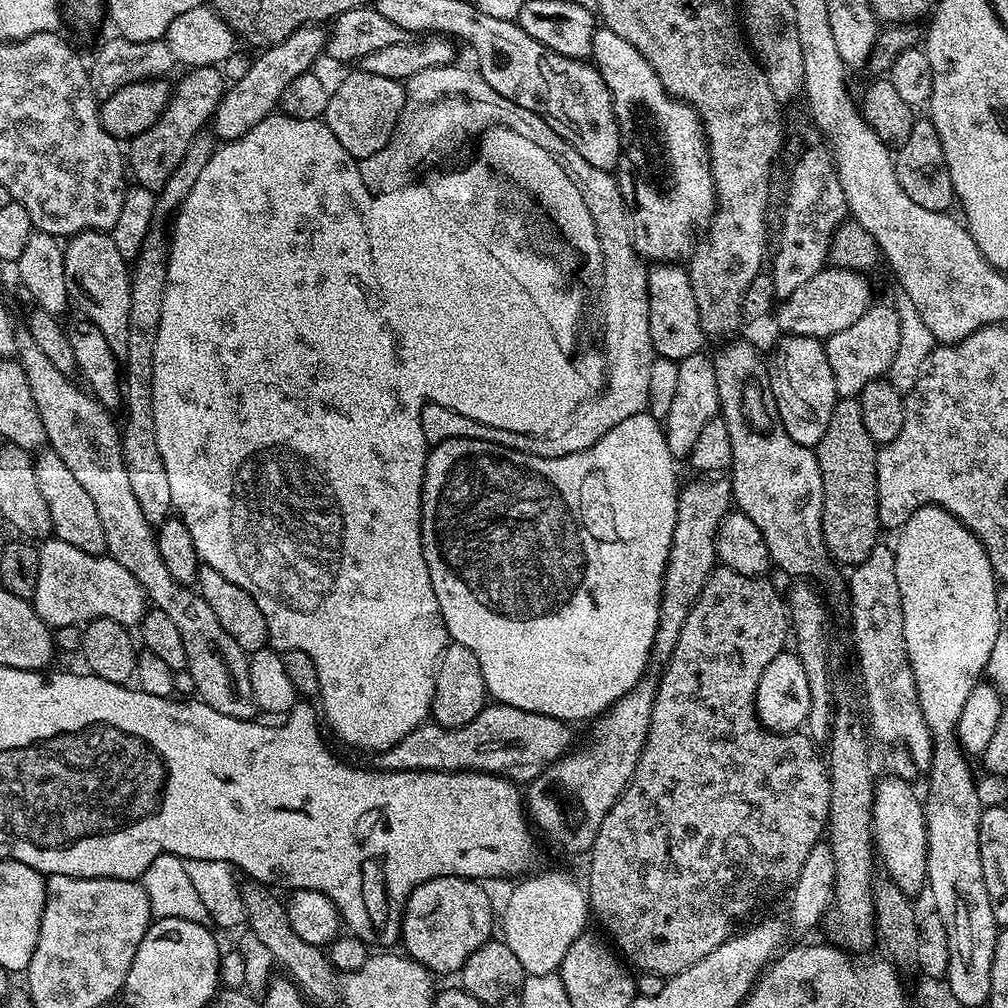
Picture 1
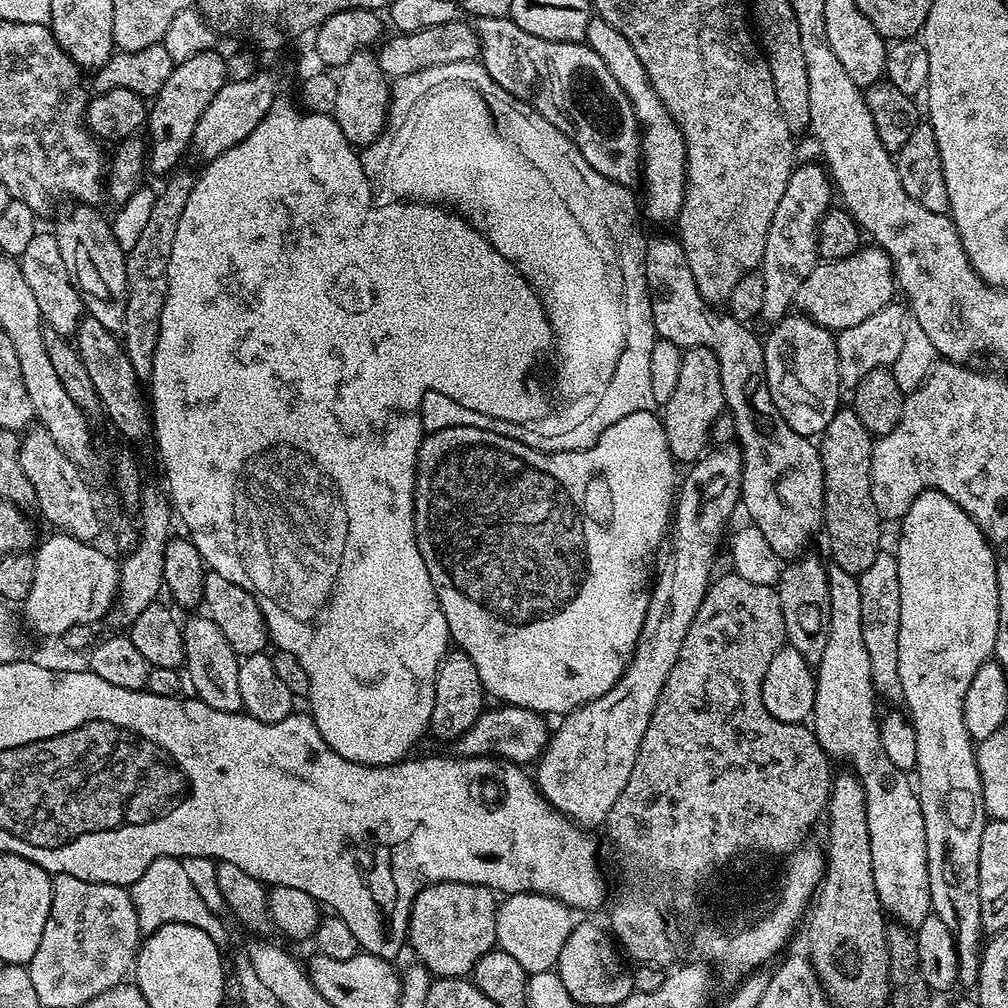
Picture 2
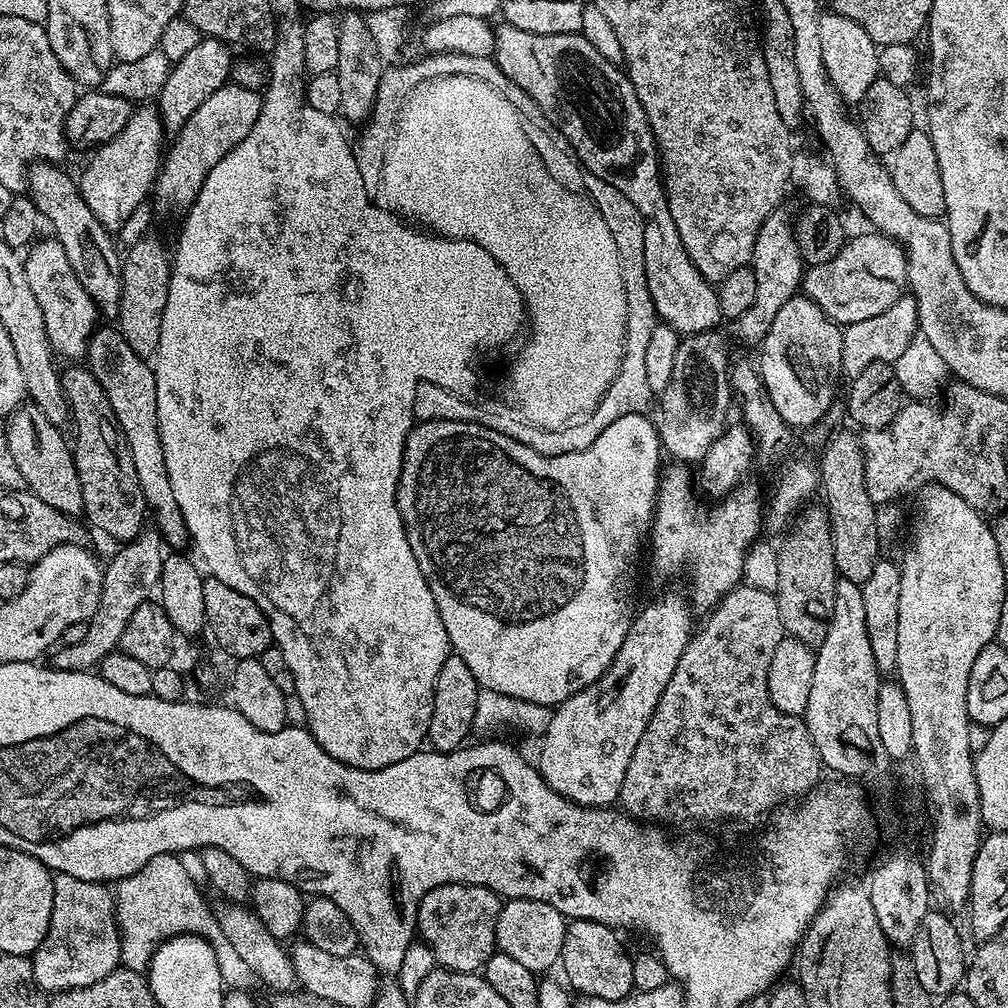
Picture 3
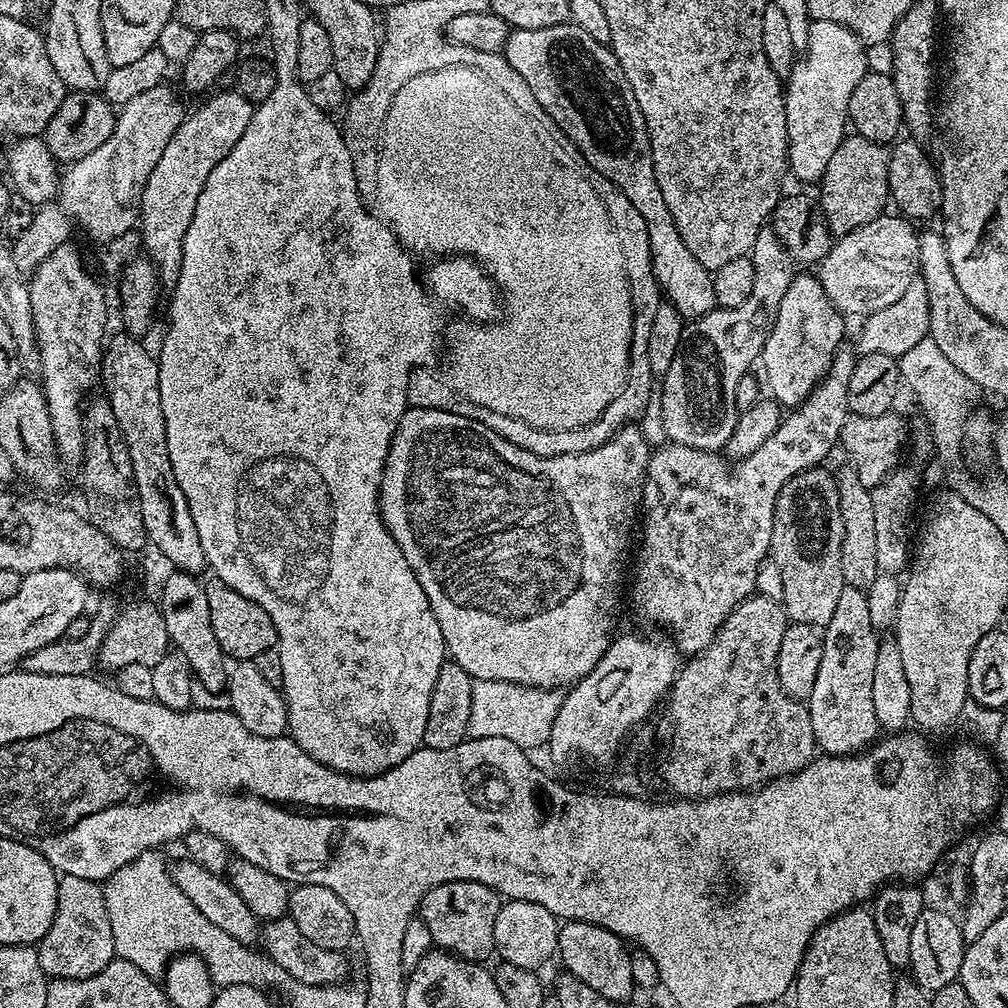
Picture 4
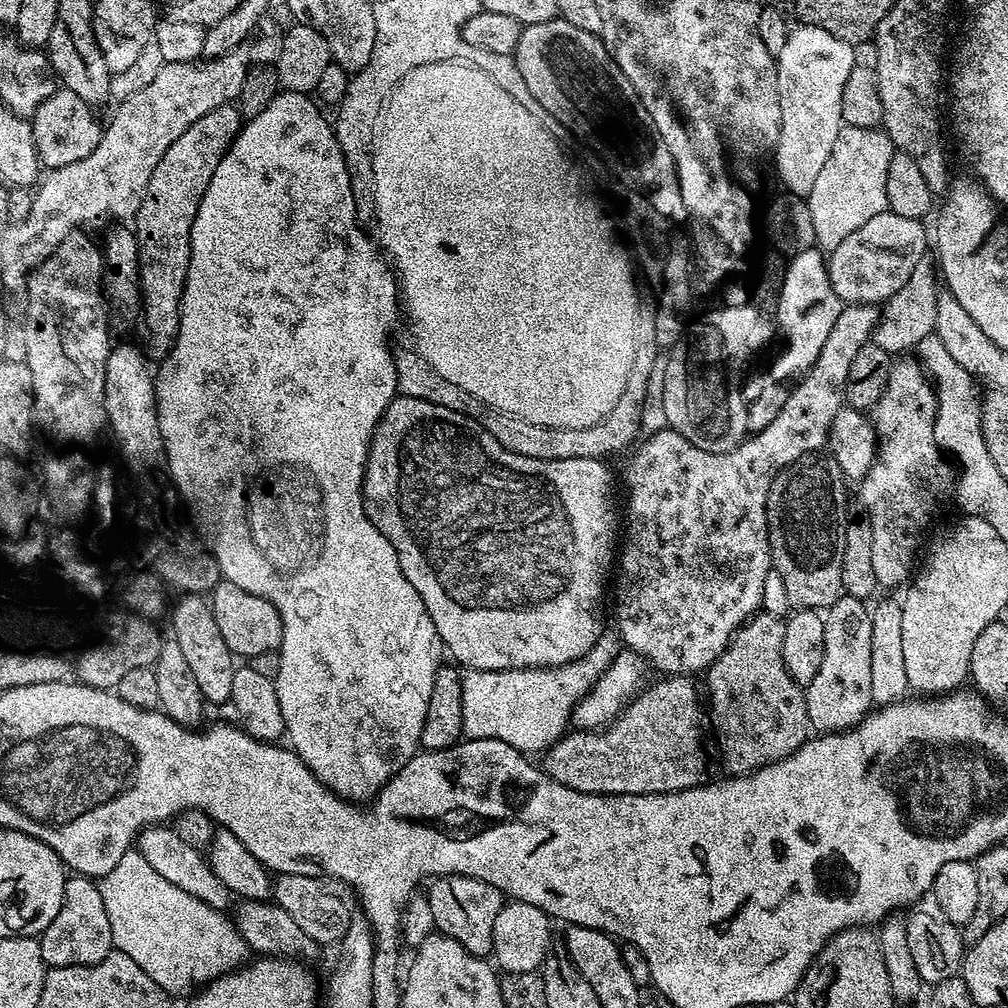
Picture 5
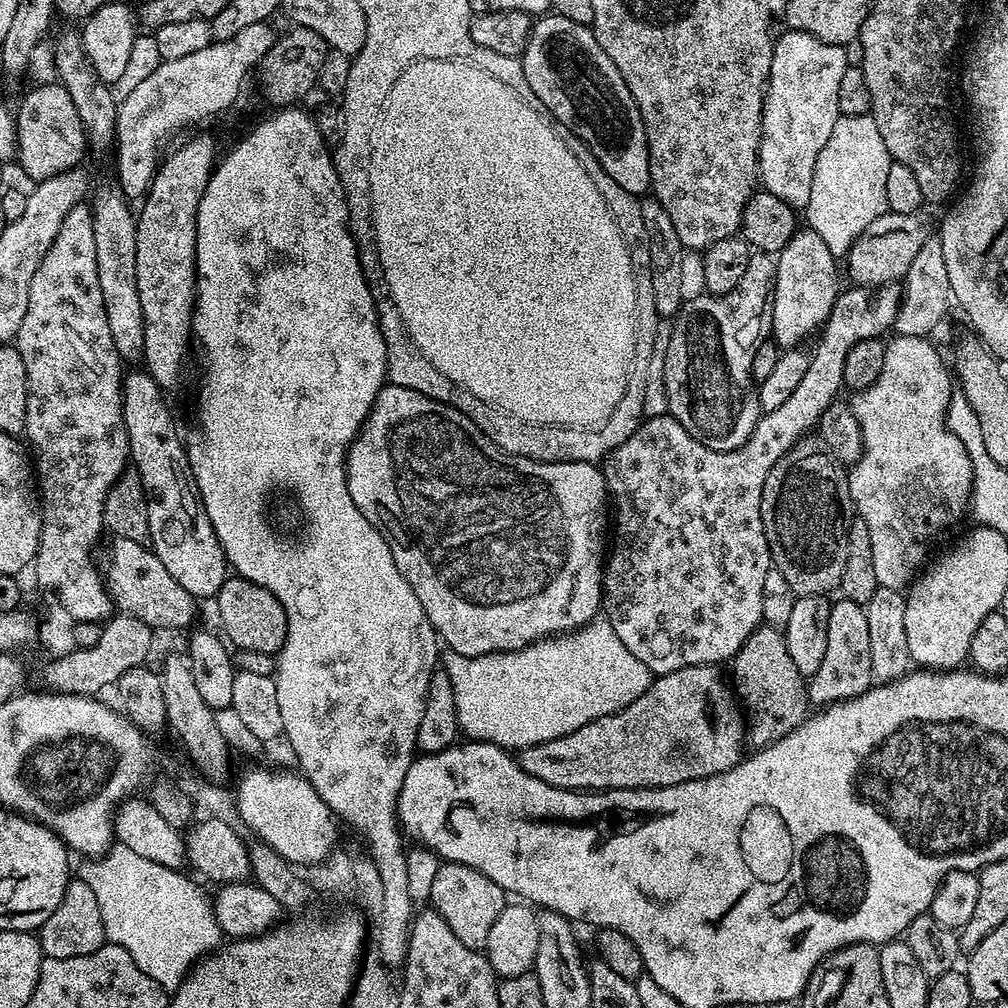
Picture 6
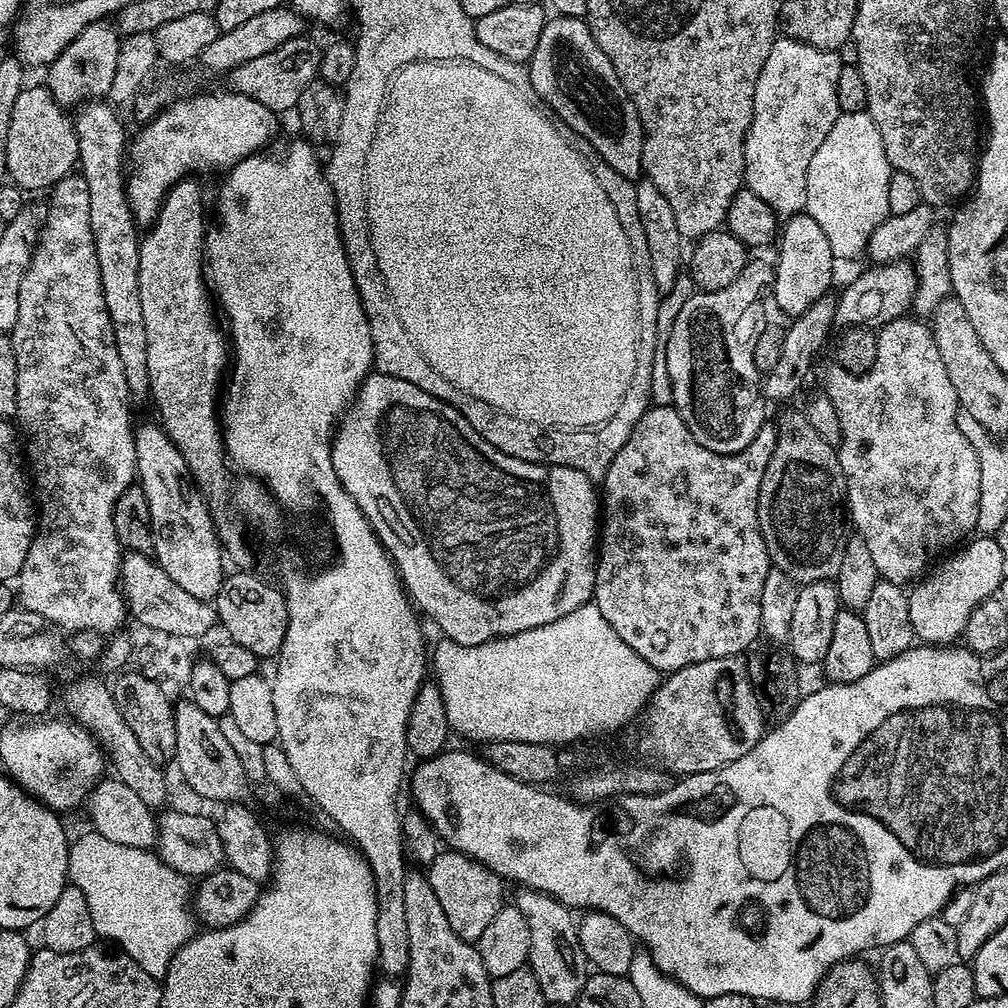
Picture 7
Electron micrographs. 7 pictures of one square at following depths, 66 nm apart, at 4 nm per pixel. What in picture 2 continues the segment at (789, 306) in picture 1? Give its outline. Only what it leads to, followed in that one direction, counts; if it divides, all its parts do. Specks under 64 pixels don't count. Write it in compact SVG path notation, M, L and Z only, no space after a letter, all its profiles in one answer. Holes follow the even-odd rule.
M879 246L871 247L861 247L860 251L841 260L817 263L816 268L810 270L806 282L802 282L802 286L798 286L795 307L803 315L809 316L814 322L821 324L822 327L839 330L850 326L858 326L858 322L866 322L866 318L870 318L870 314L878 314L878 310L882 310L888 304L893 303L892 291L895 293L898 285L892 259Z

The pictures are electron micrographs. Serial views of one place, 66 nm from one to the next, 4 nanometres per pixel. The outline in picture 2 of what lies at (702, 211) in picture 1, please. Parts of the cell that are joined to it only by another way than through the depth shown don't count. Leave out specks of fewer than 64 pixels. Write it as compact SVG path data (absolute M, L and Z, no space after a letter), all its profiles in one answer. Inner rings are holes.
M593 18L590 26L586 26L586 43L589 48L602 58L606 70L614 76L614 82L622 88L626 98L632 104L636 122L640 125L640 154L642 157L642 185L644 184L644 200L642 196L642 212L656 224L675 221L680 214L684 201L684 185L686 183L686 154L684 153L684 136L674 122L674 118L662 106L662 102L648 84L648 76L644 67L638 62L638 54L634 54L634 46L626 42L626 38L610 22Z

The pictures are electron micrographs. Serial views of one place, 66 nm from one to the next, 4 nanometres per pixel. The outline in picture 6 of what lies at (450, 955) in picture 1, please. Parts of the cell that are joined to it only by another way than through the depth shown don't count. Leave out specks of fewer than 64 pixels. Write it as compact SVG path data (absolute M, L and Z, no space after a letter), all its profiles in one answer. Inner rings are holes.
M444 862L434 877L431 907L435 908L438 914L442 914L442 918L446 918L446 926L454 930L462 946L483 950L486 938L490 938L490 926L494 926L498 914L502 914L505 903L506 893L498 886L498 882L490 882L486 874L470 866Z

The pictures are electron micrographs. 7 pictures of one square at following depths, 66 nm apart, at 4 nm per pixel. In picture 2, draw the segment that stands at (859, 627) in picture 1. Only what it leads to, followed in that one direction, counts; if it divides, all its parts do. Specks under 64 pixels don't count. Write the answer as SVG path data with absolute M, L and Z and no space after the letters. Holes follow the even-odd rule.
M882 550L874 562L859 577L862 594L862 642L866 644L866 654L870 656L872 685L881 697L899 701L902 697L902 682L898 678L898 626L902 614L902 594L898 590L898 562L891 551Z

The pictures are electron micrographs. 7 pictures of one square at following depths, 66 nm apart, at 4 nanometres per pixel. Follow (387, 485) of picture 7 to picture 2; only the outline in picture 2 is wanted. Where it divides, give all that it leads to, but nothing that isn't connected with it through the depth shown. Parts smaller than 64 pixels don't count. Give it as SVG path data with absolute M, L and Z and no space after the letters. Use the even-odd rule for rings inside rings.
M638 410L638 414L626 414L626 418L621 418L605 430L594 446L577 452L542 452L539 448L514 442L511 435L503 436L488 428L476 428L480 426L472 422L463 423L440 428L421 439L414 482L414 530L418 550L422 554L422 562L426 562L430 582L434 582L434 594L438 594L442 614L446 614L451 643L467 654L470 662L474 662L478 678L482 678L482 686L489 697L497 696L500 699L497 701L505 705L541 714L573 712L594 698L602 698L606 690L617 684L625 666L632 659L632 652L642 632L642 622L648 609L650 581L654 576L658 553L670 532L674 493L678 488L677 465L666 442L664 421L655 411Z

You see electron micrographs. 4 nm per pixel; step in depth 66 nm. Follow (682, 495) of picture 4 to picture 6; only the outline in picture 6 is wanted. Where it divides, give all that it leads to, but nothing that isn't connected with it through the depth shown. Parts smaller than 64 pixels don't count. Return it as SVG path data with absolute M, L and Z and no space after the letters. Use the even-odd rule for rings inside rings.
M899 283L881 284L879 288L873 289L863 286L848 286L845 292L843 289L837 295L834 306L830 310L830 318L815 337L815 340L817 339L816 349L811 349L808 357L808 369L806 375L802 377L802 383L798 385L798 390L794 390L794 394L790 394L790 398L786 398L786 402L782 402L782 406L778 406L778 410L764 412L756 421L750 438L742 446L725 452L710 450L706 446L702 446L702 442L695 440L686 430L686 426L682 426L682 422L678 422L673 416L661 414L661 416L652 417L649 415L637 426L634 434L630 434L630 438L626 438L626 442L622 442L603 457L602 471L608 487L610 504L614 509L614 523L610 528L610 547L607 549L606 563L603 567L602 616L603 619L610 622L610 626L614 626L614 634L618 634L618 638L622 638L622 646L626 646L626 650L630 650L630 654L634 654L634 658L638 658L638 662L642 662L656 676L665 676L674 670L682 670L686 666L723 665L723 660L724 663L731 661L736 651L746 642L746 638L750 638L750 634L755 628L761 627L764 618L762 586L766 582L766 574L774 567L770 546L766 542L766 530L762 526L762 510L760 509L762 486L766 486L766 474L770 474L770 470L774 466L774 462L778 462L778 458L785 456L798 441L803 440L819 425L826 406L833 404L839 397L836 395L844 388L844 367L846 366L846 354L850 354L850 346L863 340L883 337L885 335L883 332L887 328L889 331L895 325L896 311L900 305L901 295L902 288Z

